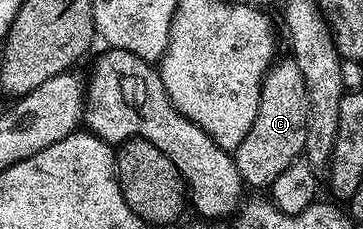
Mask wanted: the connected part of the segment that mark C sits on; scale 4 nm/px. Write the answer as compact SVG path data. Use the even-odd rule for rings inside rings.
M292 60L278 61L270 66L261 82L259 108L255 112L255 124L251 132L232 151L239 176L246 187L272 187L273 181L291 163L302 157L307 140L309 123L309 101L305 96L305 85L297 63Z

